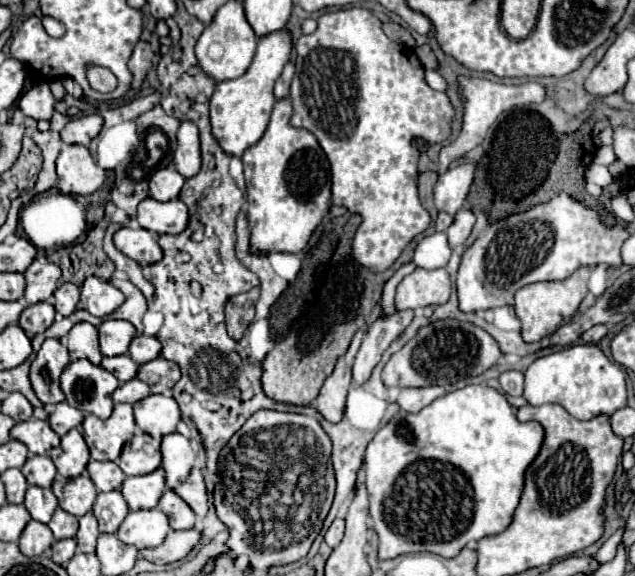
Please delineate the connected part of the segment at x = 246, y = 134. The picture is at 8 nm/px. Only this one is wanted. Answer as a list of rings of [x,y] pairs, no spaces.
[[[277,31],[267,37],[261,37],[257,43],[253,63],[249,65],[245,75],[217,83],[209,105],[211,133],[229,157],[241,157],[243,151],[247,151],[247,147],[253,147],[263,137],[263,131],[269,123],[269,115],[275,103],[273,85],[281,75],[285,63],[289,61],[289,51],[291,51],[291,37],[287,31]]]

